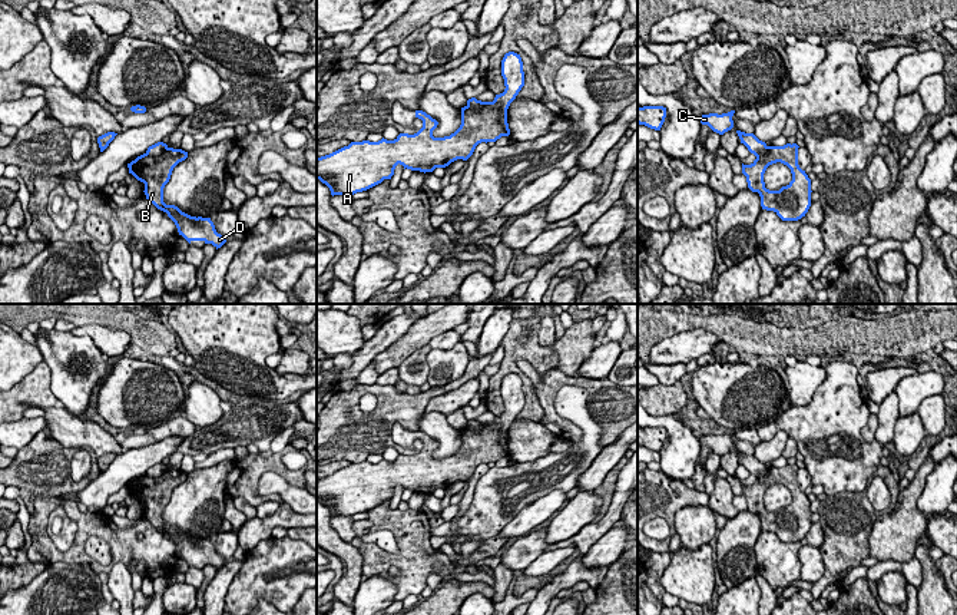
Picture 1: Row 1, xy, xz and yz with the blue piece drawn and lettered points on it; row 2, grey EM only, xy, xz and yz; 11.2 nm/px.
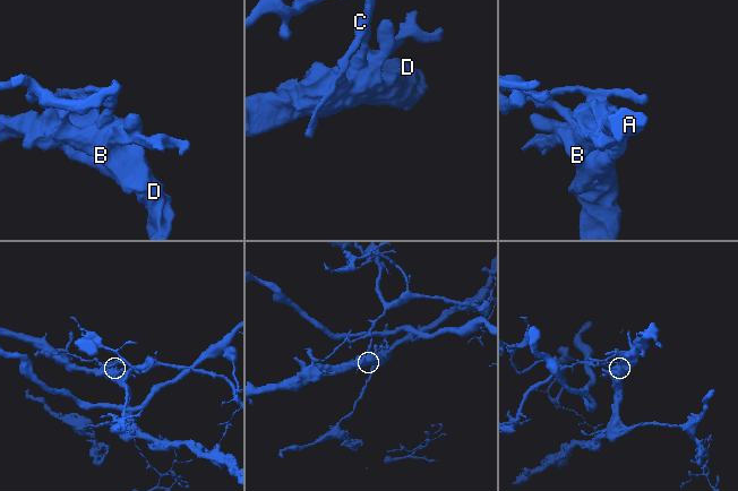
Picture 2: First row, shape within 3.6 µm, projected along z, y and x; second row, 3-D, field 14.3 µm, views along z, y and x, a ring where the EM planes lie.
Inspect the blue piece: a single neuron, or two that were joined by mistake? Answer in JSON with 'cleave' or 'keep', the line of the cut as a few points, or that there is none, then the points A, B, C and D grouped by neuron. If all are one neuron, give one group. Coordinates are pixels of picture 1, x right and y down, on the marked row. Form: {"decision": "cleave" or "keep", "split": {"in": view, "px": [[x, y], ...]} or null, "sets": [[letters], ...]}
{"decision": "cleave", "split": {"in": "xy", "px": [[168, 148], [158, 155], [146, 154]]}, "sets": [["A", "B", "D"], ["C"]]}

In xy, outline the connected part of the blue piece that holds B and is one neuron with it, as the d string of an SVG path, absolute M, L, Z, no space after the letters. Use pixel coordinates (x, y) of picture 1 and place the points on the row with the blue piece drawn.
M168 148L159 156L149 156L143 153L128 163L129 173L145 183L145 195L158 209L168 214L175 222L179 235L189 244L192 241L203 241L212 244L216 249L221 248L226 239L216 232L211 218L191 216L182 212L175 205L163 202L163 188L169 182L173 168L188 158L188 152L182 149Z

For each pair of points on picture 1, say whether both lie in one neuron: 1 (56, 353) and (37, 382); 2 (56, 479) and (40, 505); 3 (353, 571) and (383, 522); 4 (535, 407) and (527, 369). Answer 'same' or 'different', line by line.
1: different
2: different
3: different
4: different

